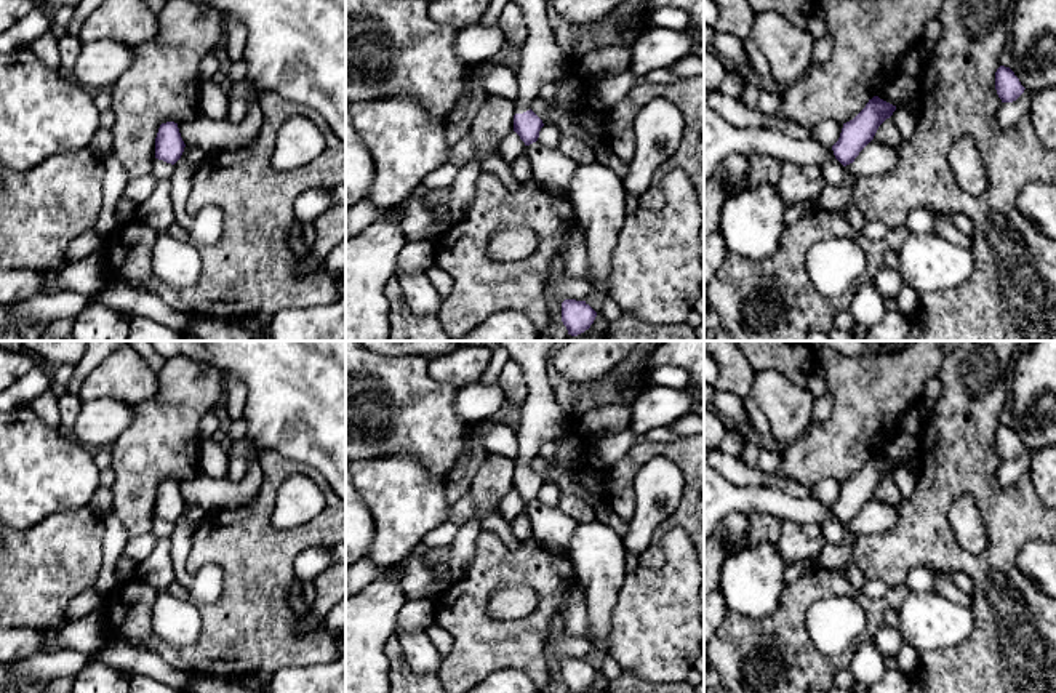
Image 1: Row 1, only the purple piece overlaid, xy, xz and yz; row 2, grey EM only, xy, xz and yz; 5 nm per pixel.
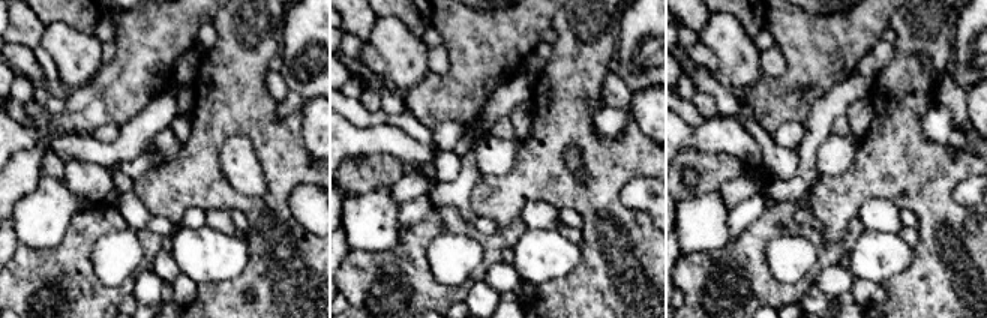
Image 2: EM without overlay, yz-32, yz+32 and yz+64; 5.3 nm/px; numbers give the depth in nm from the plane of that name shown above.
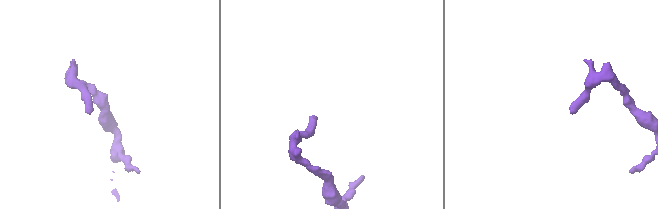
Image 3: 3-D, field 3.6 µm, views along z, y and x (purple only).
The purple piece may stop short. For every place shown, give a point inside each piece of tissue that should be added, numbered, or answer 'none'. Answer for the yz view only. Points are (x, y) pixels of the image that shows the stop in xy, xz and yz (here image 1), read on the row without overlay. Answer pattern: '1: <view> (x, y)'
1: yz (722, 498)

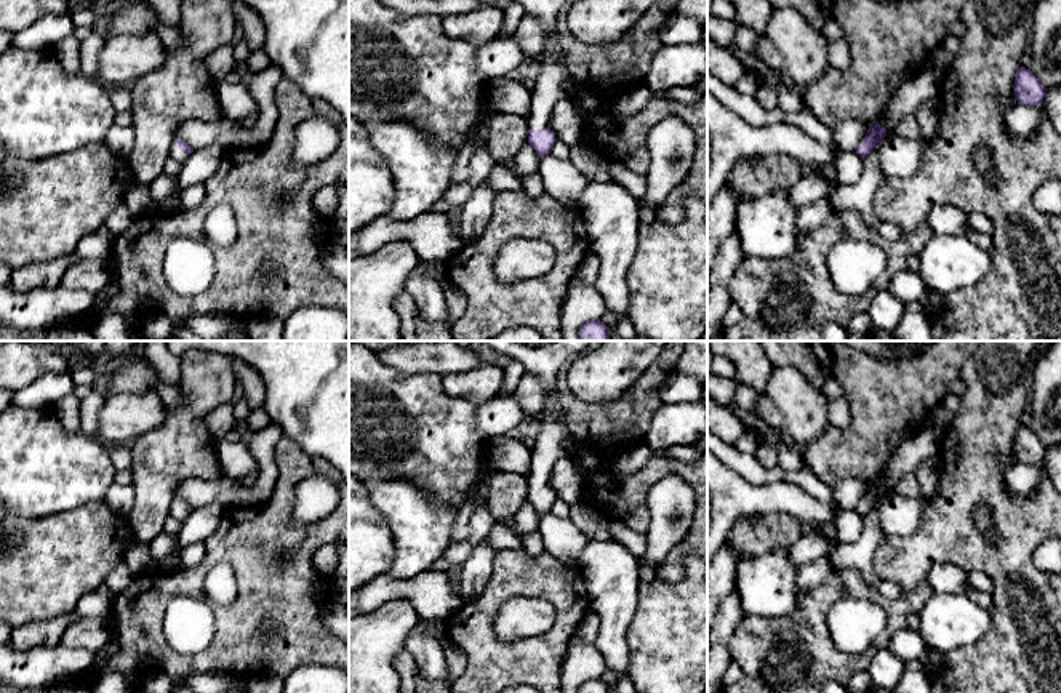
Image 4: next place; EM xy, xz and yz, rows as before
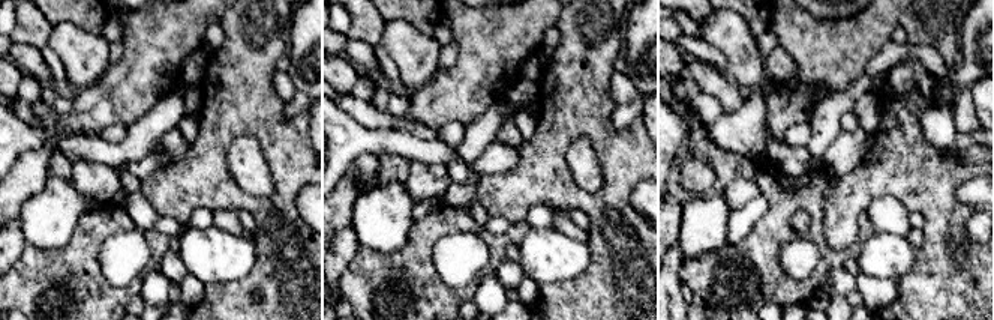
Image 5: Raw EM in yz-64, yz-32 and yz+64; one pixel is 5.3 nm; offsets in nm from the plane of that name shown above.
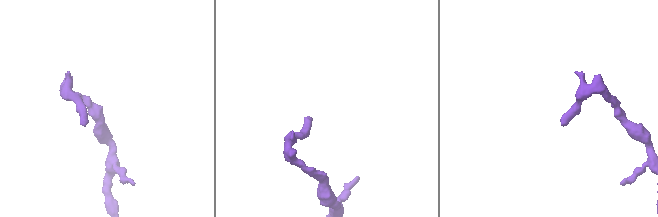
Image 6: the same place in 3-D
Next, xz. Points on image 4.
1: xz (543, 359)

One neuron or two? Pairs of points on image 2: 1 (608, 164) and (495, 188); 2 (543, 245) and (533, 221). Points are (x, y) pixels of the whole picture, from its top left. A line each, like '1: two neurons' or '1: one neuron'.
1: one neuron
2: two neurons

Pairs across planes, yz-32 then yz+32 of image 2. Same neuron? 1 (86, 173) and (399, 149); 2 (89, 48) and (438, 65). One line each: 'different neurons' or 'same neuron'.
1: different neurons
2: different neurons

